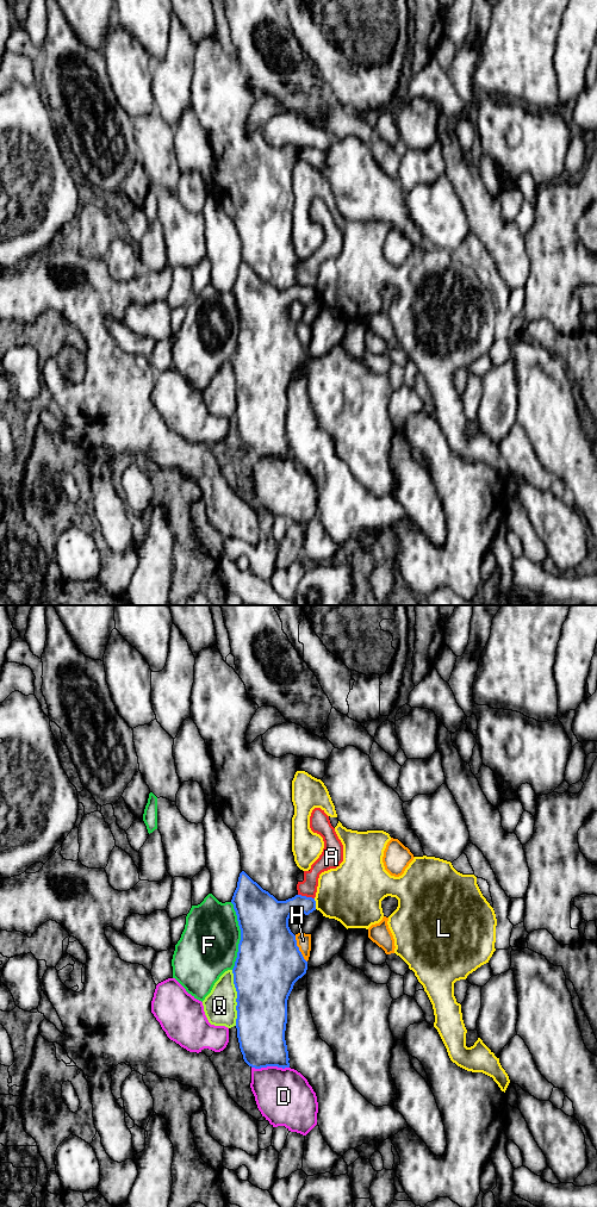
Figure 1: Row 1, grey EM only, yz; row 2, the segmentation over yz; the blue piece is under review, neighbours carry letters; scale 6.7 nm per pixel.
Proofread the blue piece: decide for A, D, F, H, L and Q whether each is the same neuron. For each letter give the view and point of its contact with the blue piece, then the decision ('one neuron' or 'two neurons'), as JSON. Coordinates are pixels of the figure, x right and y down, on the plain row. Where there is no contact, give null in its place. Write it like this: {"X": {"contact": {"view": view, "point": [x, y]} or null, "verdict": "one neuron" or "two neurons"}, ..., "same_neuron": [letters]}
{"A": {"contact": {"view": "yz", "point": [305, 286]}, "verdict": "two neurons"}, "D": {"contact": {"view": "yz", "point": [269, 455]}, "verdict": "two neurons"}, "F": {"contact": {"view": "yz", "point": [241, 325]}, "verdict": "two neurons"}, "H": {"contact": {"view": "yz", "point": [298, 338]}, "verdict": "two neurons"}, "L": {"contact": {"view": "yz", "point": [315, 293]}, "verdict": "two neurons"}, "Q": {"contact": {"view": "yz", "point": [237, 387]}, "verdict": "two neurons"}, "same_neuron": []}

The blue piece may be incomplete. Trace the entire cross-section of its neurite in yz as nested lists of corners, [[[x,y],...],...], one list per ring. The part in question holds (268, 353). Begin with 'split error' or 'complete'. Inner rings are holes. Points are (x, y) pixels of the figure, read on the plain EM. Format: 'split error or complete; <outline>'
complete; [[[242,261],[231,293],[241,319],[232,363],[237,381],[236,418],[243,449],[255,459],[290,458],[285,430],[287,390],[294,373],[306,363],[307,351],[297,336],[296,325],[288,317],[288,309],[293,301],[309,305],[316,300],[316,291],[301,285],[278,291]]]

